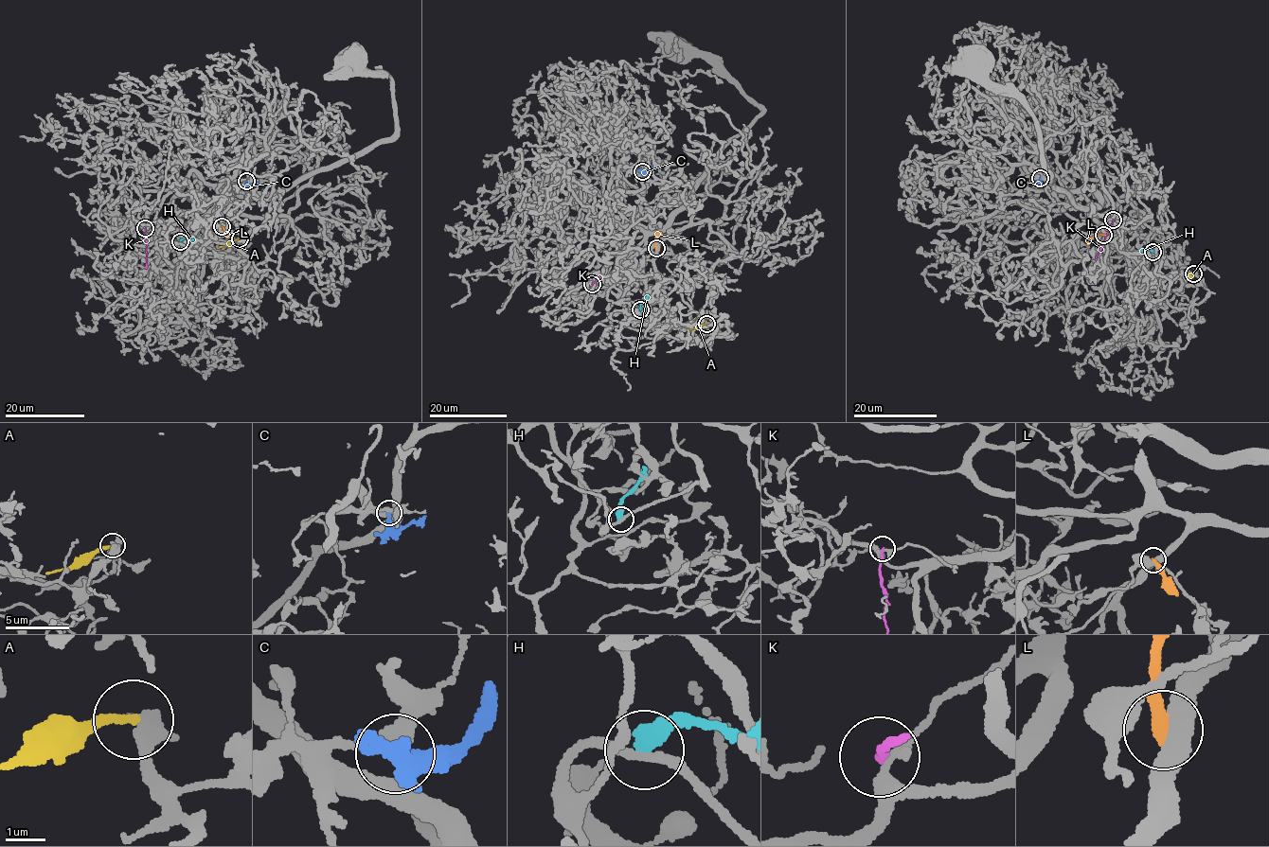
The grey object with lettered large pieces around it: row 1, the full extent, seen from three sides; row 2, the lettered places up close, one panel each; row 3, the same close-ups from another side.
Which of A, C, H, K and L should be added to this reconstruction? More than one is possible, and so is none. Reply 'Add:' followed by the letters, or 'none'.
Add: none

